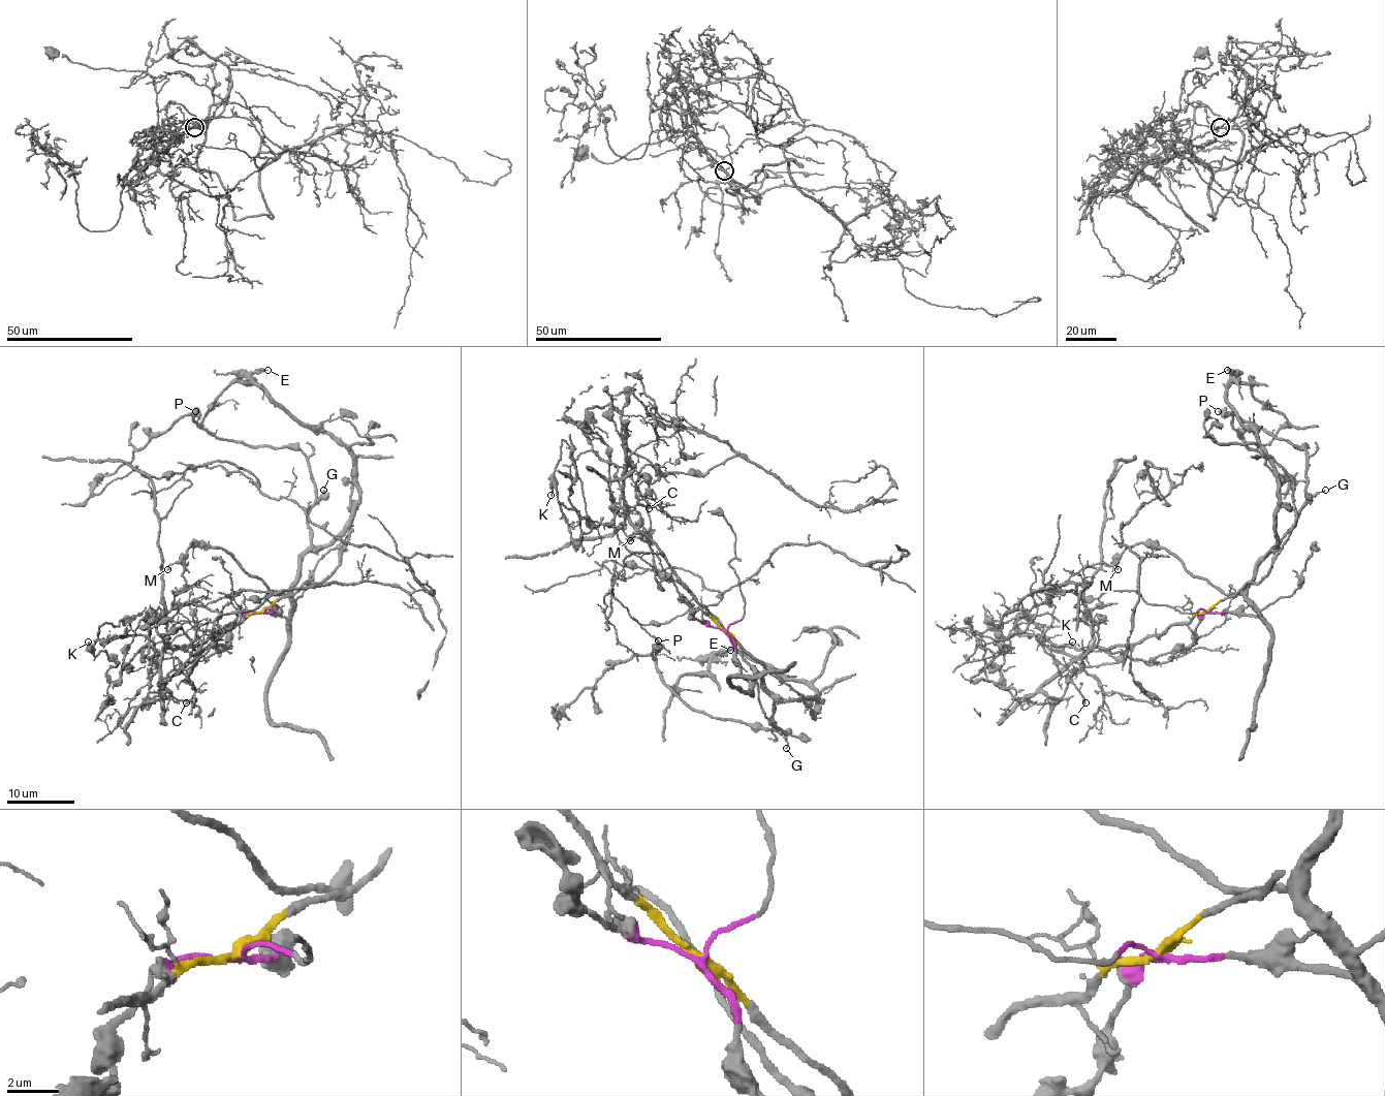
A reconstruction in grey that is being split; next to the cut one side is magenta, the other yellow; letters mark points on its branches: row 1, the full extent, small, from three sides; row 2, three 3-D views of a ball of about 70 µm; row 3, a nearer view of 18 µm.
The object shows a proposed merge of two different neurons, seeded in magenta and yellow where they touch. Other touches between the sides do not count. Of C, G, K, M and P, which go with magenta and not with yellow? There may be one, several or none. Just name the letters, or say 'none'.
G, M, P

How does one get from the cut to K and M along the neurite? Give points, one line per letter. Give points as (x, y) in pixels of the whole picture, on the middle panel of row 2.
K: (724, 630), (629, 519), (618, 468), (592, 450), (563, 466), (560, 461), (552, 495)
M: (724, 630), (734, 662), (751, 681), (753, 669), (716, 619), (656, 567), (639, 537), (629, 540)

